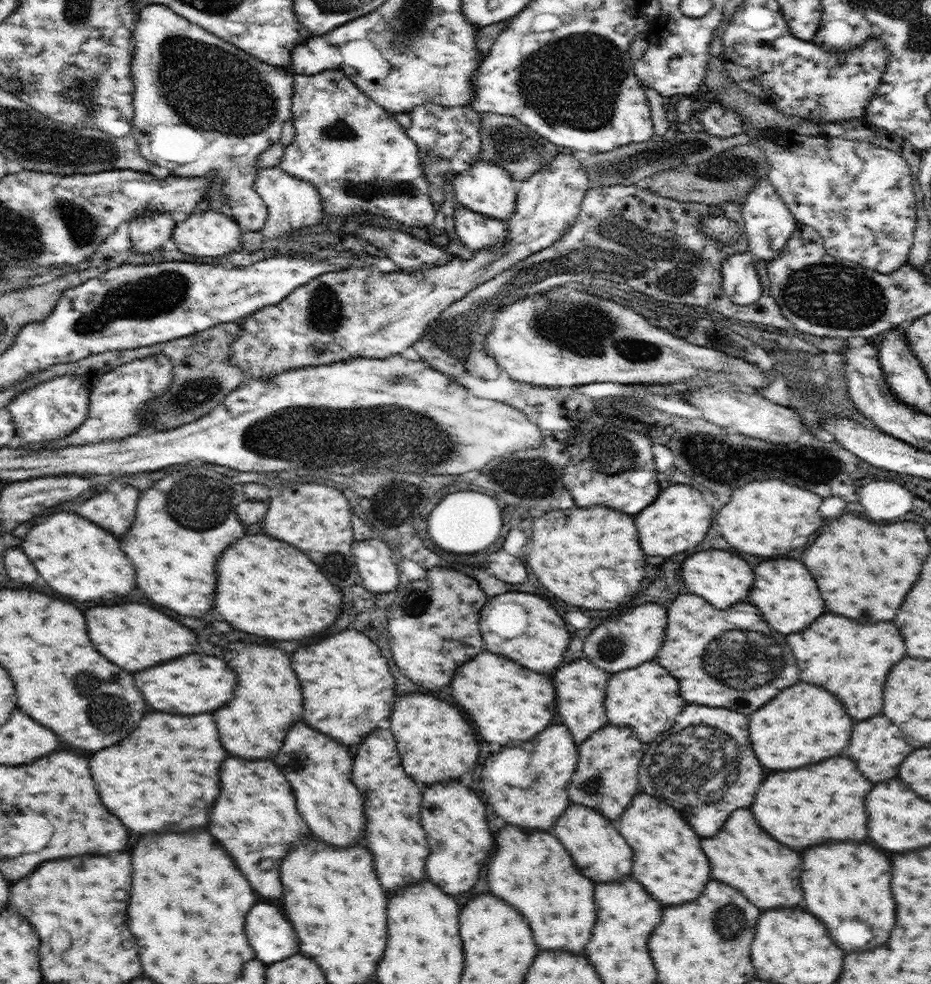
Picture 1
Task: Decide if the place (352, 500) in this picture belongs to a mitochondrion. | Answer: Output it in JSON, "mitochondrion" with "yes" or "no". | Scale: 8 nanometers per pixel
{"mitochondrion":"no"}

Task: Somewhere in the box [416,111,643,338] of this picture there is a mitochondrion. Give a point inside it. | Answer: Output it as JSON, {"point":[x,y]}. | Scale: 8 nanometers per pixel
{"point":[510,144]}

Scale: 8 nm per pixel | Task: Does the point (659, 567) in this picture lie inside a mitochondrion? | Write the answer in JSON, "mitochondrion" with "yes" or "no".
{"mitochondrion":"no"}

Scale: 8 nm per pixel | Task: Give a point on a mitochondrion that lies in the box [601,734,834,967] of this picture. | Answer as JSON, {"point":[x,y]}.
{"point":[729,922]}

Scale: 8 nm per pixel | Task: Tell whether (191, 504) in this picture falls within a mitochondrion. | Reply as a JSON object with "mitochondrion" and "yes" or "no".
{"mitochondrion":"yes"}

